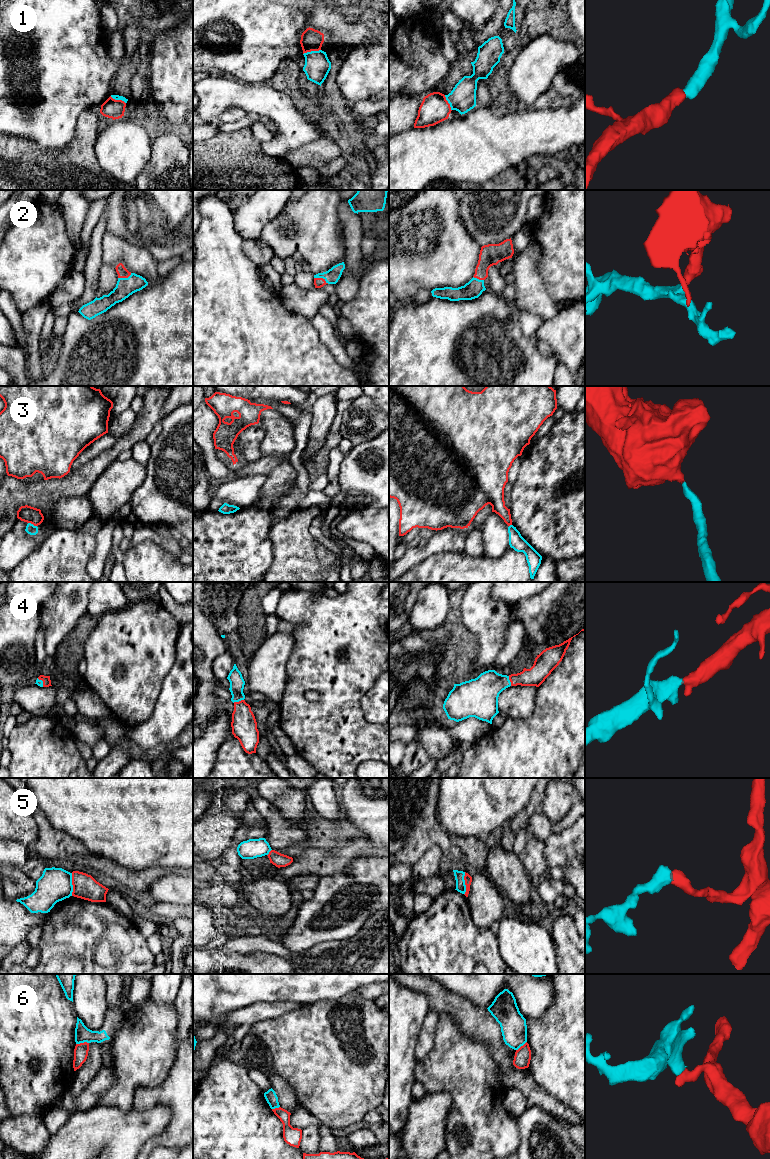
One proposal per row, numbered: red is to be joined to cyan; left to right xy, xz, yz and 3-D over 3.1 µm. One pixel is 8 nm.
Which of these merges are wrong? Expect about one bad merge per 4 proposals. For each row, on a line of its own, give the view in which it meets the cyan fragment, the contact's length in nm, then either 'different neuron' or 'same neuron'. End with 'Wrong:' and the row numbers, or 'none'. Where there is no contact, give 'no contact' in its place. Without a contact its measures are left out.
1: meets cyan in xz; contact 150 nm long; same neuron
2: meets cyan in xz; contact 130 nm long; same neuron
3: meets cyan in xy; contact 80 nm long; same neuron
4: meets cyan in xz; contact 90 nm long; same neuron
5: meets cyan in xy; contact 180 nm long; different neuron
6: meets cyan in xy; contact 110 nm long; different neuron
Wrong: 5, 6

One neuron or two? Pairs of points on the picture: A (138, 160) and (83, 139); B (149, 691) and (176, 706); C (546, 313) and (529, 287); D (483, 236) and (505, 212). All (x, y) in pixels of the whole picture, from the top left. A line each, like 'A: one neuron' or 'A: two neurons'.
A: two neurons
B: two neurons
C: one neuron
D: one neuron

